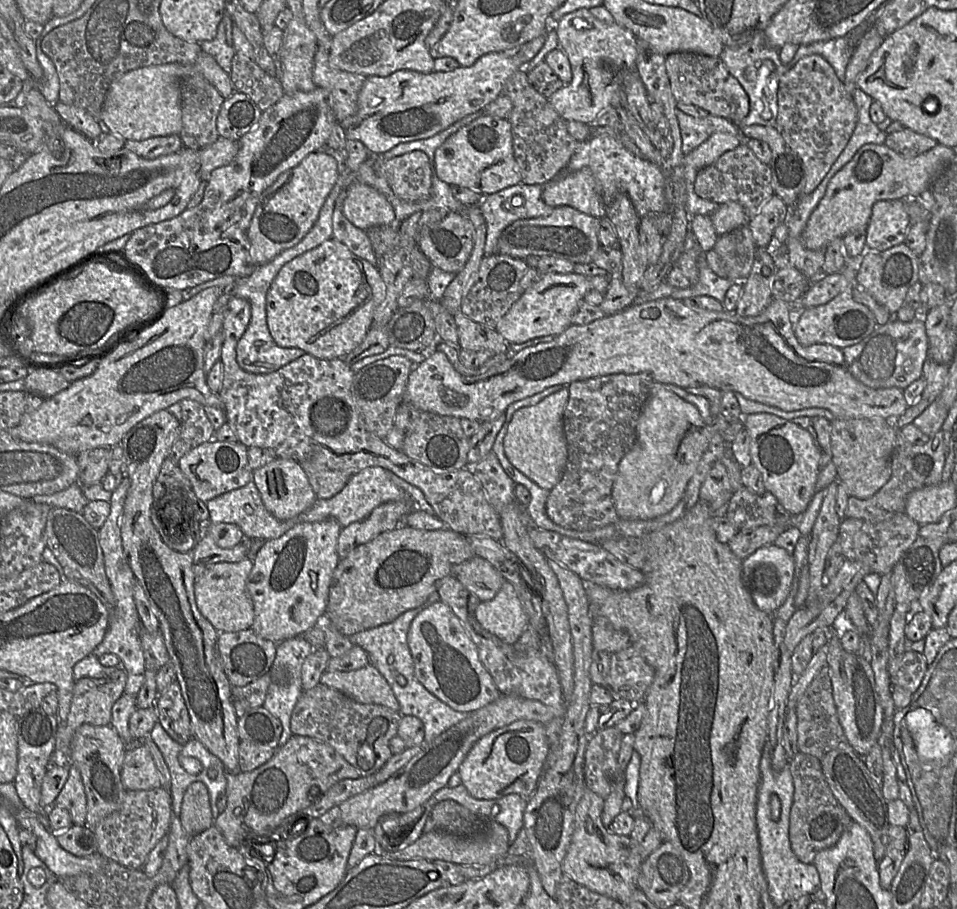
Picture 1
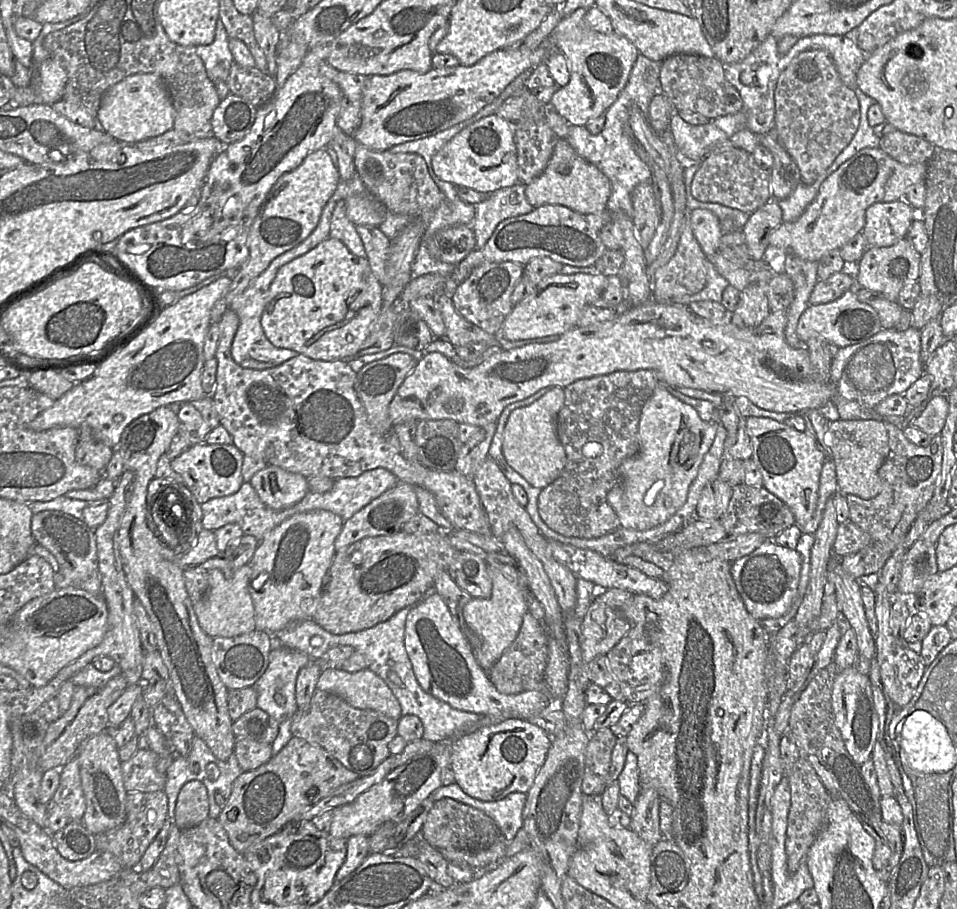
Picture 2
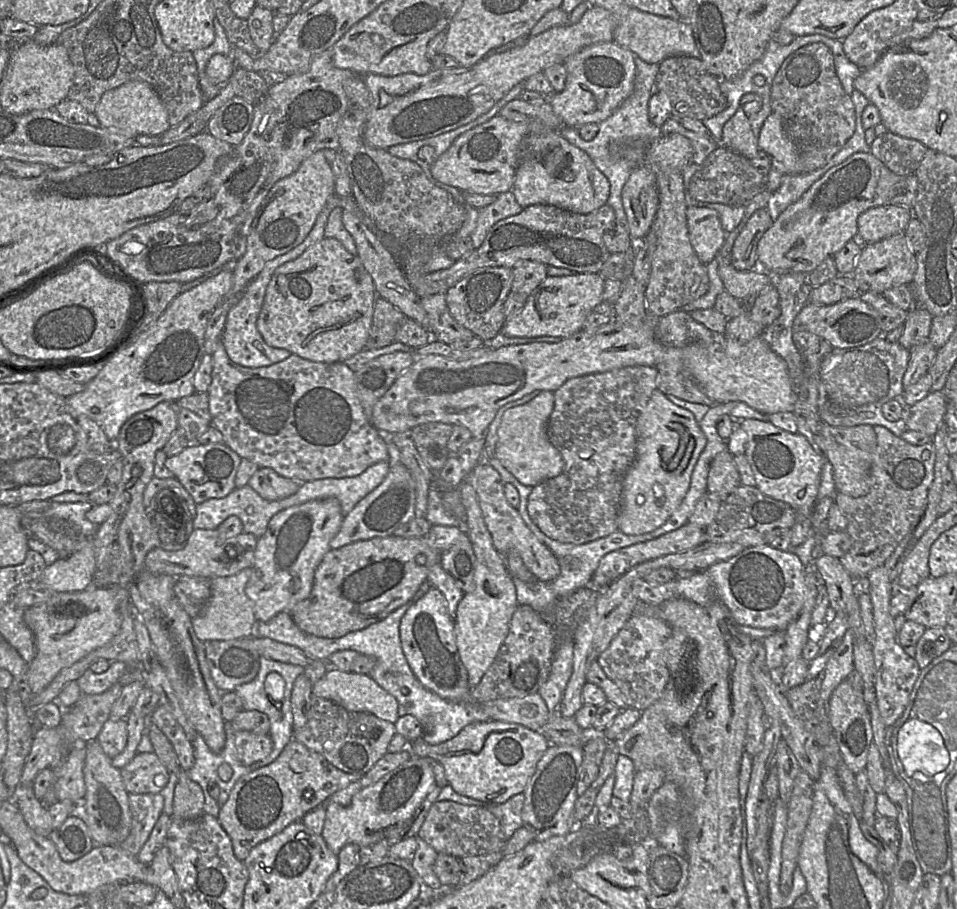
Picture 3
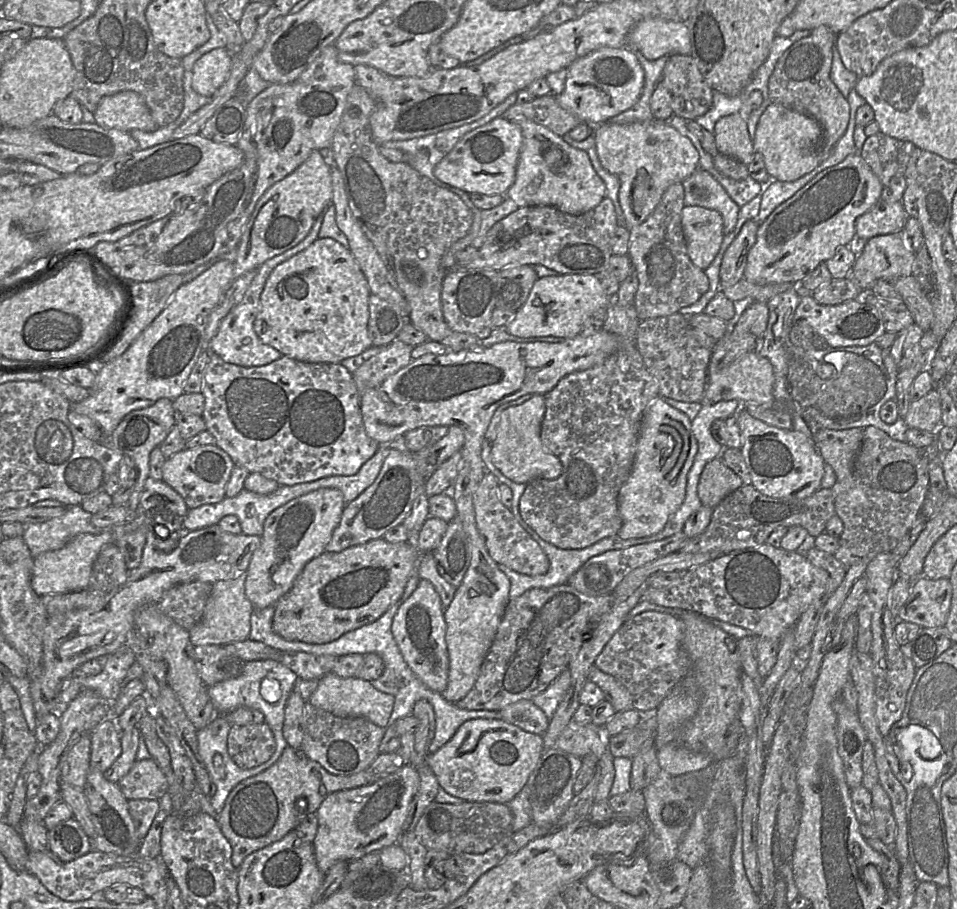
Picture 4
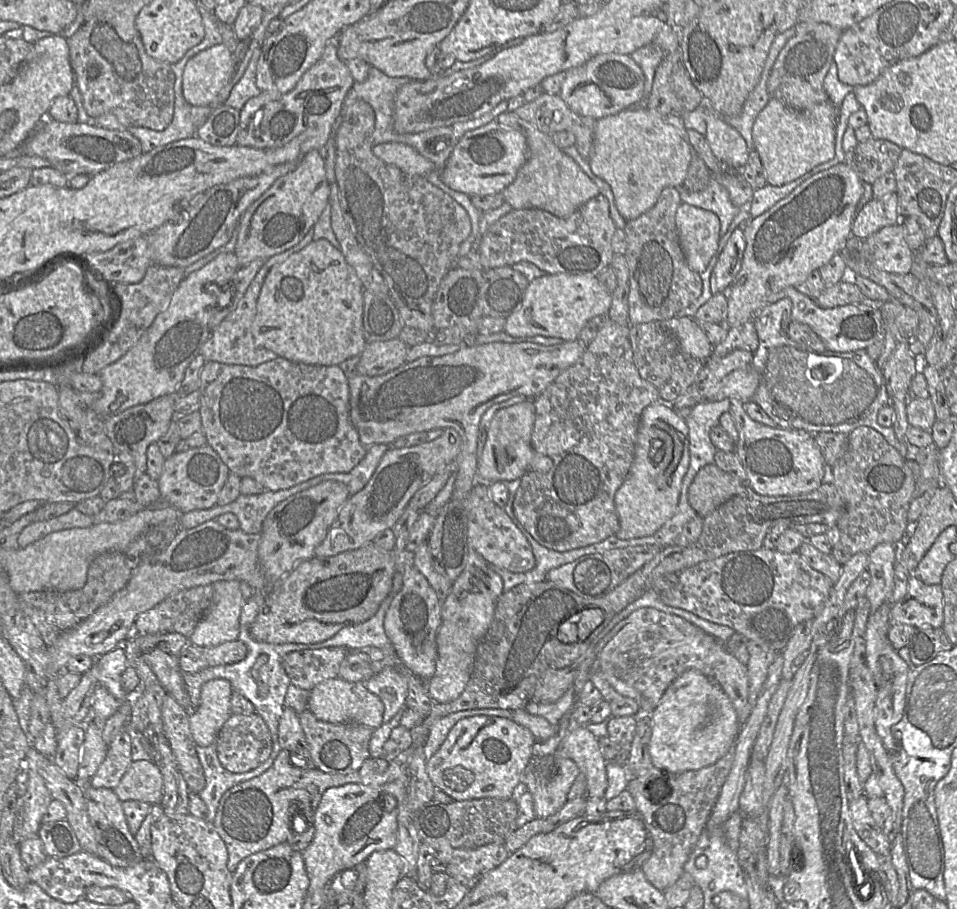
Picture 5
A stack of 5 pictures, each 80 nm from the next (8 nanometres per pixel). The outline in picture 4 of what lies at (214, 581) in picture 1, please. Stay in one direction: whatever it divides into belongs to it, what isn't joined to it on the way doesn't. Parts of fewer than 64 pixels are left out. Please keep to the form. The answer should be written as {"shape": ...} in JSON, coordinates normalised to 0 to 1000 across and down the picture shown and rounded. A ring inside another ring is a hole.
{"shape":[[[257,629],[250,634],[227,639],[222,642],[220,652],[210,682],[199,693],[199,706],[202,711],[237,710],[258,704],[262,693],[263,663],[256,655]]]}

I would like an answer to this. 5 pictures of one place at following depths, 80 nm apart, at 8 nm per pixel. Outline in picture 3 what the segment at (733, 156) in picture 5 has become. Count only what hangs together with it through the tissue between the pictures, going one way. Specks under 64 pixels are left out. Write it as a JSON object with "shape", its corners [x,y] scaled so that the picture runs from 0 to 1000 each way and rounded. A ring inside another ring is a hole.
{"shape":[[[774,118],[755,139],[752,158],[782,176],[791,171],[792,155],[785,143],[783,129]]]}

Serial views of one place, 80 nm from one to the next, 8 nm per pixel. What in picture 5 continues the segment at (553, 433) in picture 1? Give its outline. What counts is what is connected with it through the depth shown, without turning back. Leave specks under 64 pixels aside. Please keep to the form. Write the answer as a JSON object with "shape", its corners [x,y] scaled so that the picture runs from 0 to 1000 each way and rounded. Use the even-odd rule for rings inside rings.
{"shape":[[[557,440],[521,451],[513,462],[504,499],[499,504],[498,530],[513,532],[519,529],[544,527],[552,518],[573,519],[578,507],[558,495],[555,488],[559,463]]]}

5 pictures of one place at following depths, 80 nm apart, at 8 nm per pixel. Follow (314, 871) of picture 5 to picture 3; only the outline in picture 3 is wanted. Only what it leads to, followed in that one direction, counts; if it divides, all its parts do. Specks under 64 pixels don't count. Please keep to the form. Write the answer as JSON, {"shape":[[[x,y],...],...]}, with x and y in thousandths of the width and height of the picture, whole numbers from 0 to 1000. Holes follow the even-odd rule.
{"shape":[[[431,833],[413,847],[400,854],[393,861],[373,871],[365,886],[351,883],[340,886],[341,899],[335,920],[344,934],[353,939],[361,930],[366,927],[373,928],[376,932],[386,931],[404,923],[410,913],[418,912],[456,865],[452,839],[456,838],[450,835]]]}

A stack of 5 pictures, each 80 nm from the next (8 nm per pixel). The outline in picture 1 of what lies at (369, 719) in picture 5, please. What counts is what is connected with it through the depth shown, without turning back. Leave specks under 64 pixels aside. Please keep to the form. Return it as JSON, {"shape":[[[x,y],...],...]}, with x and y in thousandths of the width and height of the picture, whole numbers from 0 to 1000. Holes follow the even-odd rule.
{"shape":[[[389,730],[374,737],[340,738],[334,751],[378,774],[395,774],[417,782],[417,773],[400,743]]]}

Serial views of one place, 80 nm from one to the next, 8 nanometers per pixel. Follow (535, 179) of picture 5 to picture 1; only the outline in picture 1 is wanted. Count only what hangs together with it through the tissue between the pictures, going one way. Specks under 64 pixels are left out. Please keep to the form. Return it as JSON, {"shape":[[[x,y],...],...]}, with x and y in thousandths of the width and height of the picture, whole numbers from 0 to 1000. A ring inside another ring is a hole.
{"shape":[[[614,184],[604,188],[590,187],[567,204],[567,221],[578,229],[596,227],[623,240],[630,240],[633,227],[626,212],[624,199]]]}

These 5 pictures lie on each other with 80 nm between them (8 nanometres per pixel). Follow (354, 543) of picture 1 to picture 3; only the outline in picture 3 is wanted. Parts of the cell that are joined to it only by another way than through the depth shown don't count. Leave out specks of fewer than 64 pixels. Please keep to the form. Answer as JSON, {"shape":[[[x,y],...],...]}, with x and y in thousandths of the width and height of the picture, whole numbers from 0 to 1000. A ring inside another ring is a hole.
{"shape":[[[419,508],[409,509],[400,530],[376,550],[358,569],[353,586],[345,595],[345,604],[353,604],[367,597],[393,591],[404,591],[434,569],[434,529],[427,517]]]}

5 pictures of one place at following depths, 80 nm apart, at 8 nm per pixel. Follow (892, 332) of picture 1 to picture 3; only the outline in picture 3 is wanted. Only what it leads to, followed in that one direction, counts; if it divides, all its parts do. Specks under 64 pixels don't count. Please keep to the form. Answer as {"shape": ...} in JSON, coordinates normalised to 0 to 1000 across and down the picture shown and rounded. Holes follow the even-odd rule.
{"shape":[[[924,370],[912,375],[889,383],[868,383],[861,392],[856,403],[857,422],[855,438],[855,453],[861,464],[873,470],[889,470],[907,466],[910,469],[923,469],[934,479],[941,481],[948,473],[947,463],[941,460],[932,464],[925,461],[922,447],[929,440],[941,438],[945,427],[944,414],[951,395],[951,385],[945,383],[938,376],[929,376]]]}

